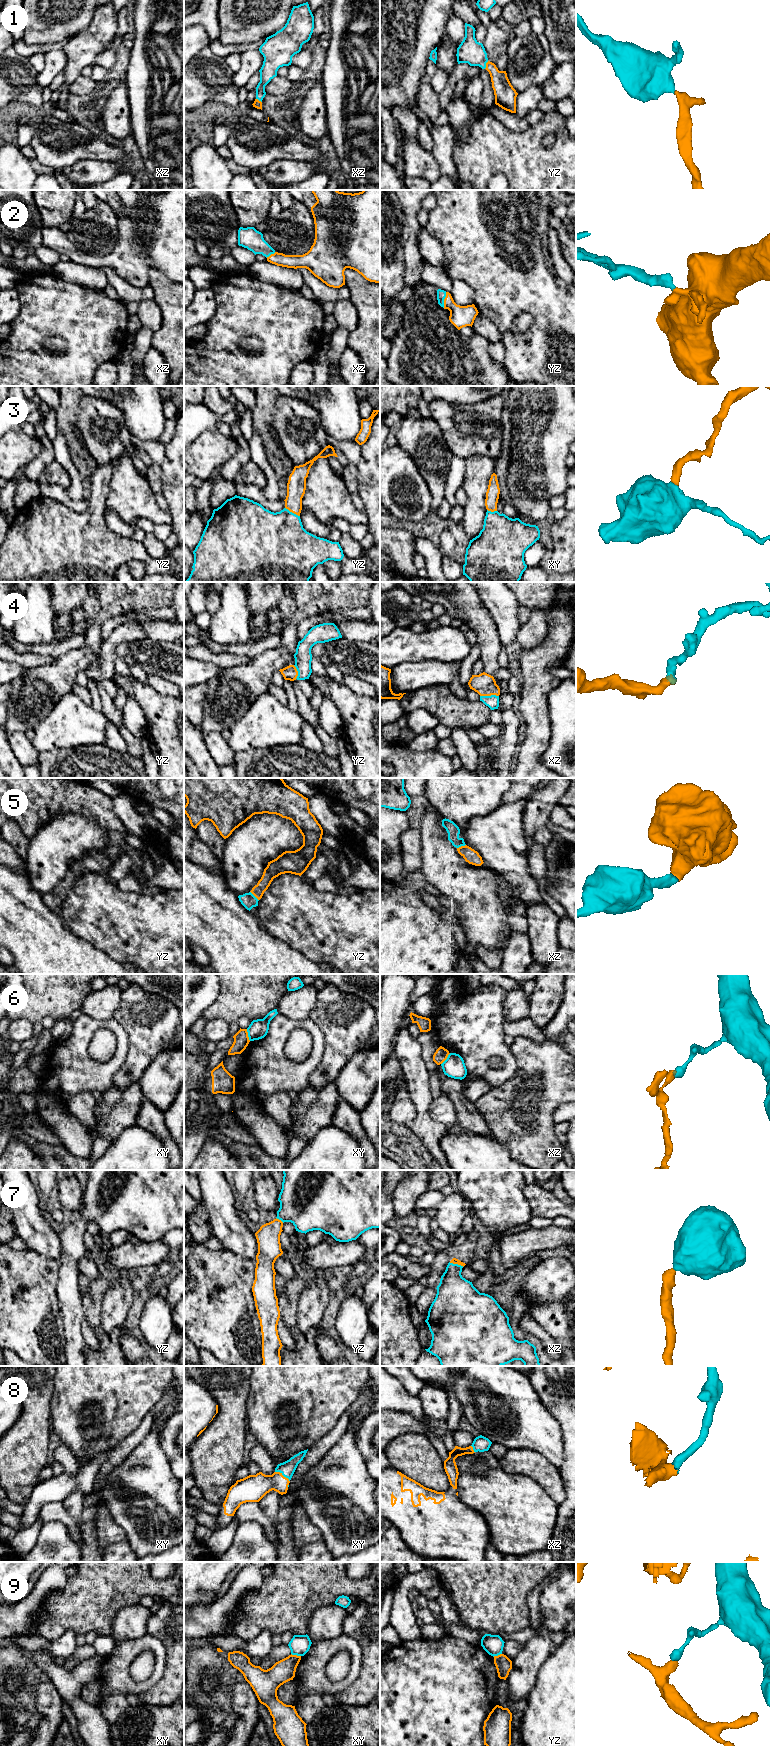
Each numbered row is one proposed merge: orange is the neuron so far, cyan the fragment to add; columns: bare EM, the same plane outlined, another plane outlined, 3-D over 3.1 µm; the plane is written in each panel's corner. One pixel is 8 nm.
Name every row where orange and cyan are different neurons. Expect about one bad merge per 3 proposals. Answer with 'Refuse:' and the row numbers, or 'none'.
Refuse: 6, 9

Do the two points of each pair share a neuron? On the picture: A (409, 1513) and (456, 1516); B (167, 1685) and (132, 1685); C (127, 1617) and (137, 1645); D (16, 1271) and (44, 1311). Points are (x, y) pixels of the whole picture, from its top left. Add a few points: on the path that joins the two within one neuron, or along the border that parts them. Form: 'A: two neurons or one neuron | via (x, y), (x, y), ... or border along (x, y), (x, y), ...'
A: one neuron | via (421, 1516), (444, 1516)
B: two neurons | border along (165, 1665), (163, 1676), (137, 1696)
C: two neurons | border along (146, 1632), (139, 1637), (123, 1639), (116, 1643)
D: one neuron | via (26, 1281), (30, 1287), (30, 1297), (34, 1301)

